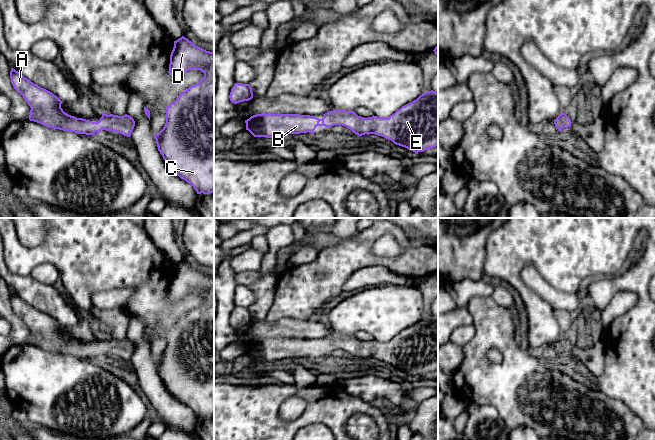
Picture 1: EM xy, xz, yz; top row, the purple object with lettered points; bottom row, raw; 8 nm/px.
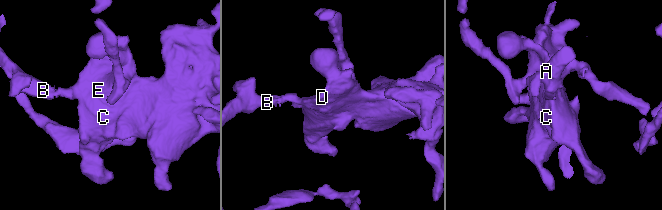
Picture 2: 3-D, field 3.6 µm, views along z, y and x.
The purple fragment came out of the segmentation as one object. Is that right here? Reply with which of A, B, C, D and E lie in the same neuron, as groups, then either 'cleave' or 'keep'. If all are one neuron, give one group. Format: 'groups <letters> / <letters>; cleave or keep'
groups A B C D E; keep

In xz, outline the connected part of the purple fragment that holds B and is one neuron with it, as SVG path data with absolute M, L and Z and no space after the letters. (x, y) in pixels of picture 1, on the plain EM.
M428 315L389 341L364 342L354 335L333 334L319 343L310 339L262 337L245 344L254 361L313 358L317 350L342 349L359 361L375 358L415 377L438 370L438 316Z

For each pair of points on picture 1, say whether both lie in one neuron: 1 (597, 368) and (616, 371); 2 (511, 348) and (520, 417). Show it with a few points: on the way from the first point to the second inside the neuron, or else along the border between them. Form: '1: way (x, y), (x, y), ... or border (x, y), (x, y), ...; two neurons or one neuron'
1: border (604, 345), (604, 371), (598, 377); two neurons
2: way (516, 365), (516, 400); one neuron

